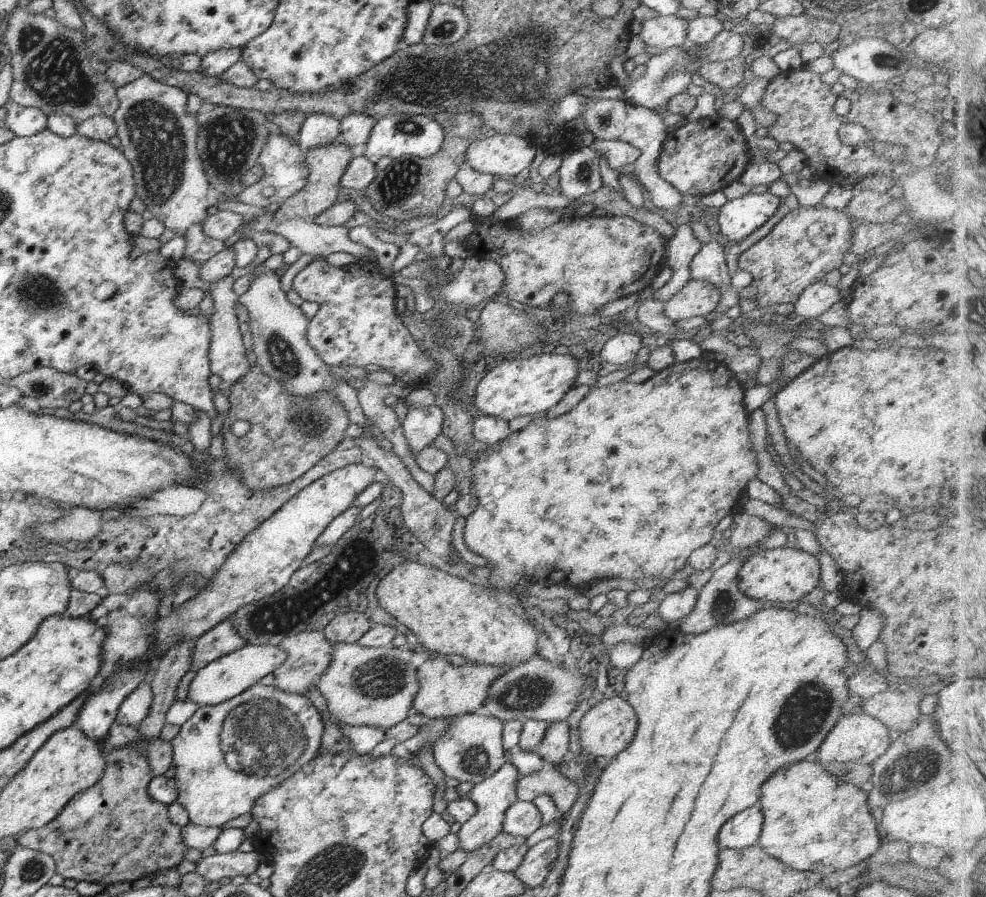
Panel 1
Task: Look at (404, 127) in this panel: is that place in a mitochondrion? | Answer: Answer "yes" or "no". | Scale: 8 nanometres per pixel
yes

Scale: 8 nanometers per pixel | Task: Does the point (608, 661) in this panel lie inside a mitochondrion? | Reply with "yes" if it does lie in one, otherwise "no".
no

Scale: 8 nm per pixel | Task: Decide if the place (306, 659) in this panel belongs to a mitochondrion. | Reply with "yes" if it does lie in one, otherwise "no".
no

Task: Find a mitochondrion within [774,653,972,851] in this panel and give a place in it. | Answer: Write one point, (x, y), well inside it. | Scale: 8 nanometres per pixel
(929, 757)

